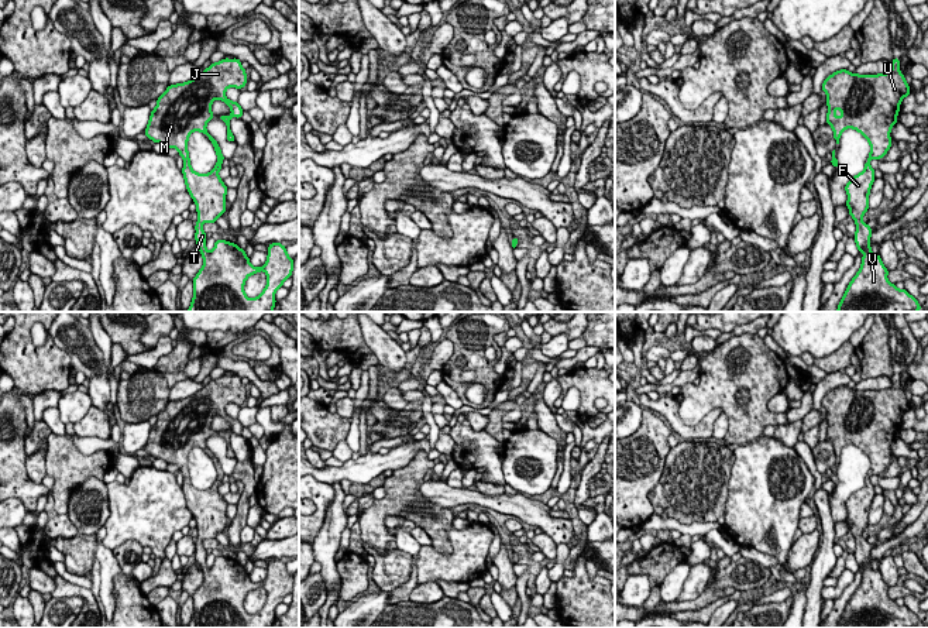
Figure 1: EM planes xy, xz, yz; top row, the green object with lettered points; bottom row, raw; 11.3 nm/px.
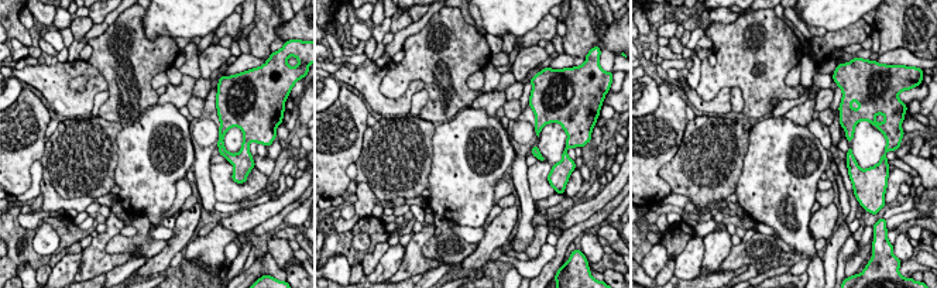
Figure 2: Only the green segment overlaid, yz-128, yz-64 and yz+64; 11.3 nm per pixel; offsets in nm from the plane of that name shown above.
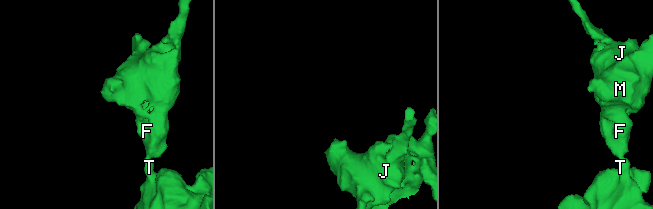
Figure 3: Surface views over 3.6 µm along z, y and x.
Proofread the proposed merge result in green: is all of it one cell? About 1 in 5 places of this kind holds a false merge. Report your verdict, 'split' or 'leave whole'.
leave whole

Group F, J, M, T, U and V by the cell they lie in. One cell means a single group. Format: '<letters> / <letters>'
F J M T U V

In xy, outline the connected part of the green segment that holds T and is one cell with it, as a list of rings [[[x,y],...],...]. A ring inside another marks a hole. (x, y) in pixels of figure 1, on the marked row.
[[[226,58],[212,64],[185,83],[169,85],[157,99],[157,107],[151,110],[144,131],[154,143],[179,151],[183,158],[182,174],[186,189],[197,209],[195,240],[203,257],[203,267],[193,278],[193,299],[188,312],[274,312],[276,289],[292,277],[293,260],[281,243],[268,246],[264,267],[252,267],[245,251],[230,241],[216,240],[214,248],[206,250],[207,238],[202,224],[216,223],[223,216],[228,189],[219,178],[224,157],[217,141],[207,133],[206,124],[214,119],[213,100],[223,100],[231,109],[231,114],[220,119],[227,126],[227,141],[236,141],[230,130],[230,119],[241,119],[244,110],[237,102],[226,97],[226,90],[241,89],[245,85],[247,73],[240,59]],[[193,131],[204,133],[217,154],[216,167],[204,175],[190,167],[188,140]],[[260,271],[267,274],[267,286],[257,298],[250,299],[244,292],[244,284],[250,275]]]

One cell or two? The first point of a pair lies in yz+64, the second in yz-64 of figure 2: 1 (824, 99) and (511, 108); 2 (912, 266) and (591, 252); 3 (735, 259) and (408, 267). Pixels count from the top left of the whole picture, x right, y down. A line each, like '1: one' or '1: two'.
1: two
2: two
3: two

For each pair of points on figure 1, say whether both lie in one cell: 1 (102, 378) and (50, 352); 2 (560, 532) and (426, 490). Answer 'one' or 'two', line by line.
1: two
2: one

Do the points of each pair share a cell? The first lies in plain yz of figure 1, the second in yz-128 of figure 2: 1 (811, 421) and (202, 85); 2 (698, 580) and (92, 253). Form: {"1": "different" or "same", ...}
{"1": "same", "2": "different"}

